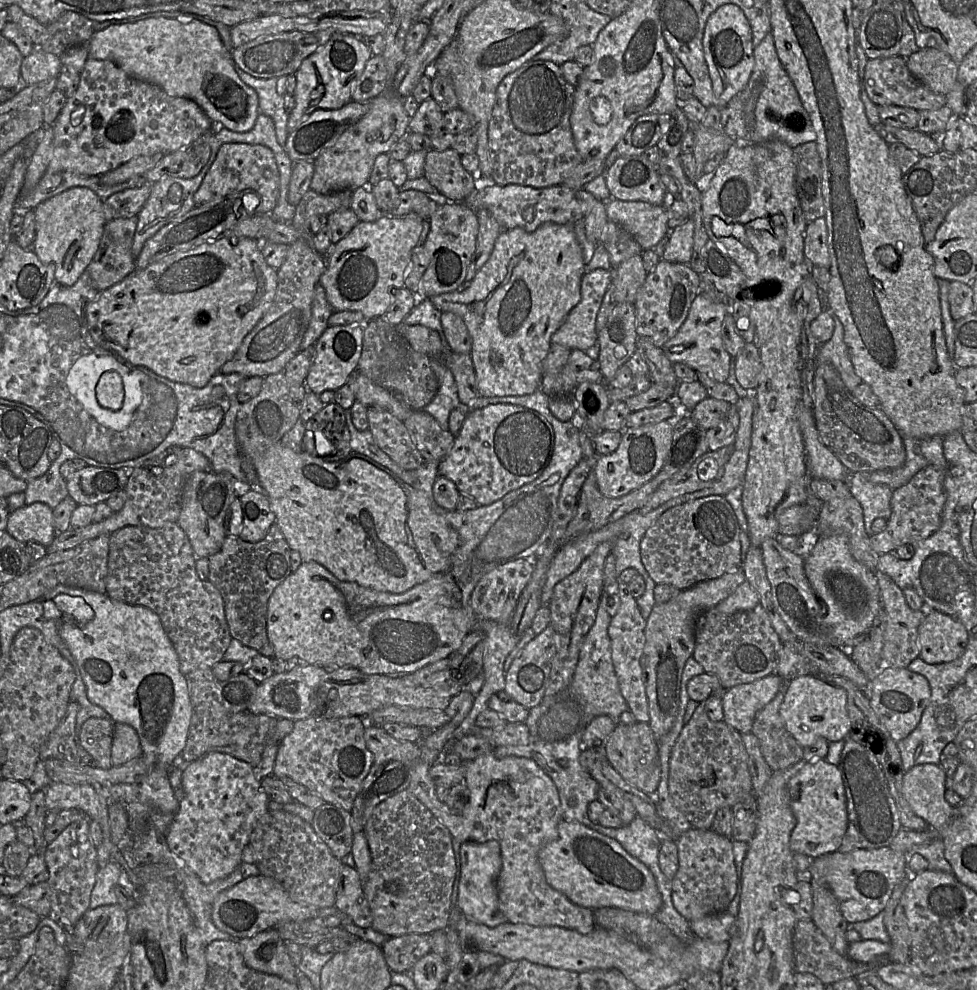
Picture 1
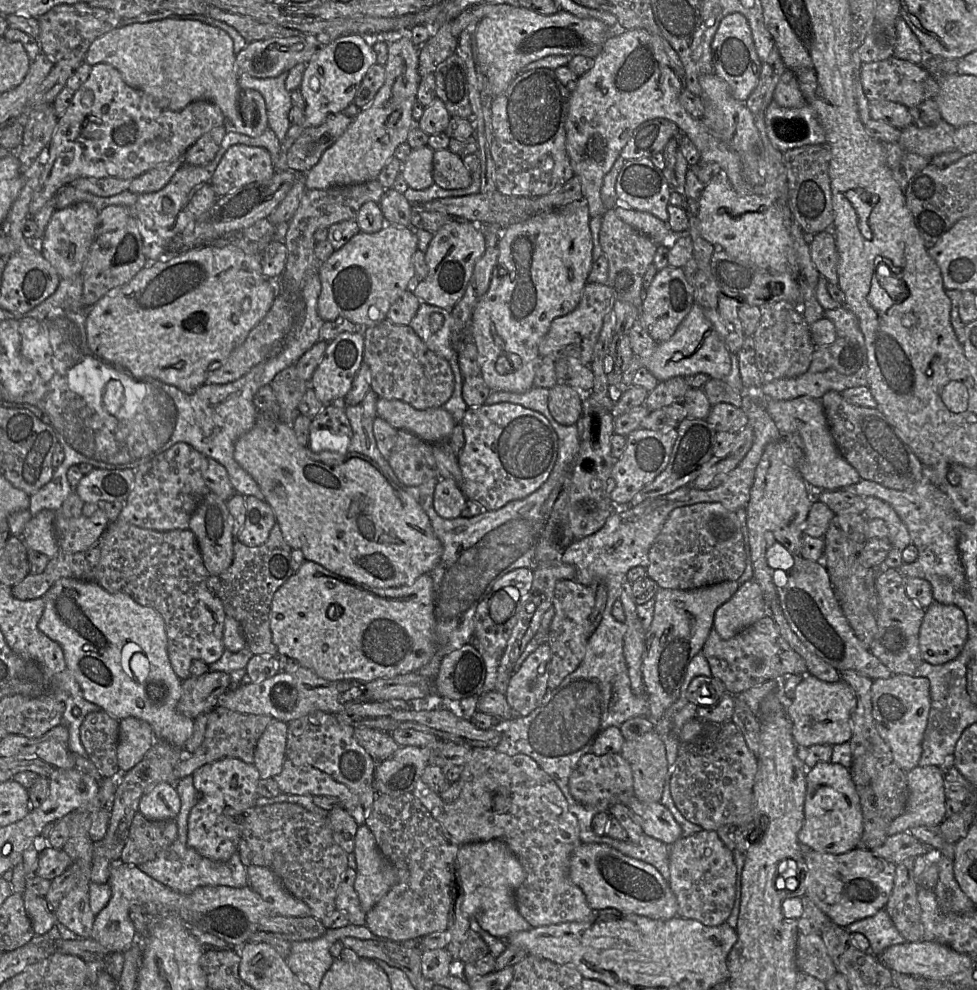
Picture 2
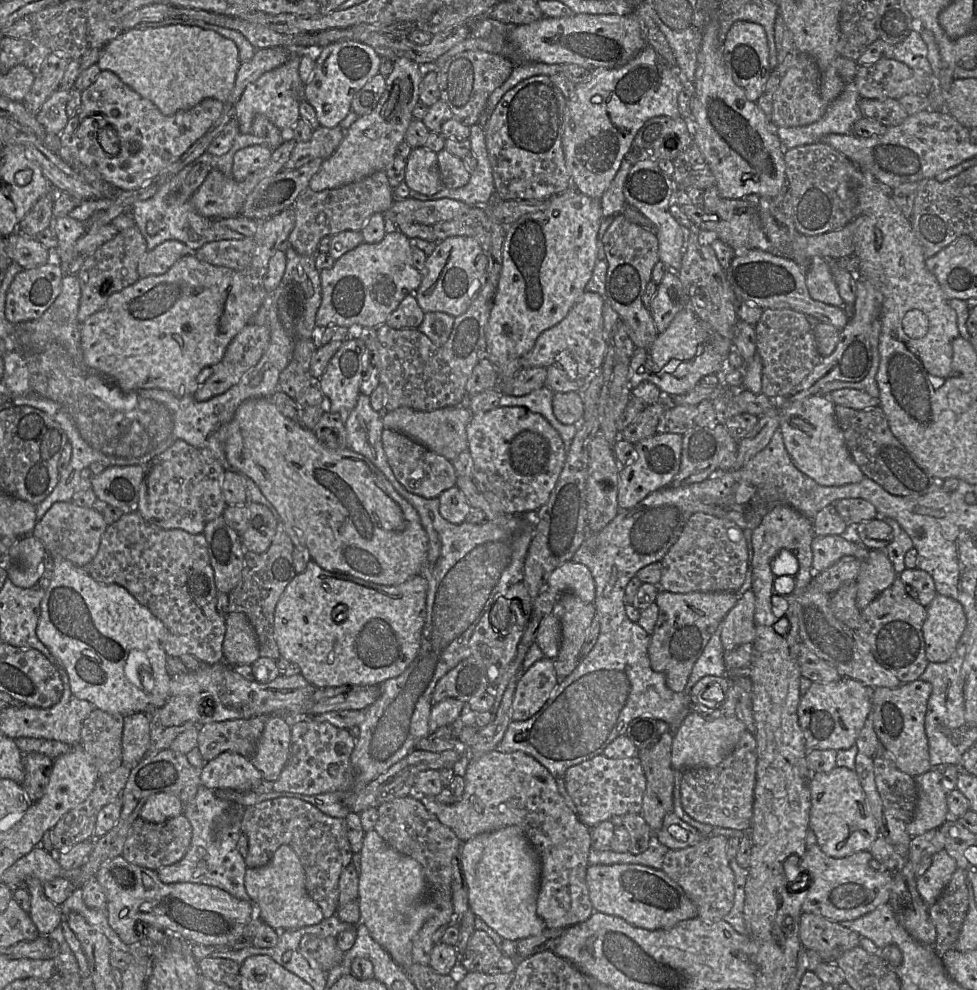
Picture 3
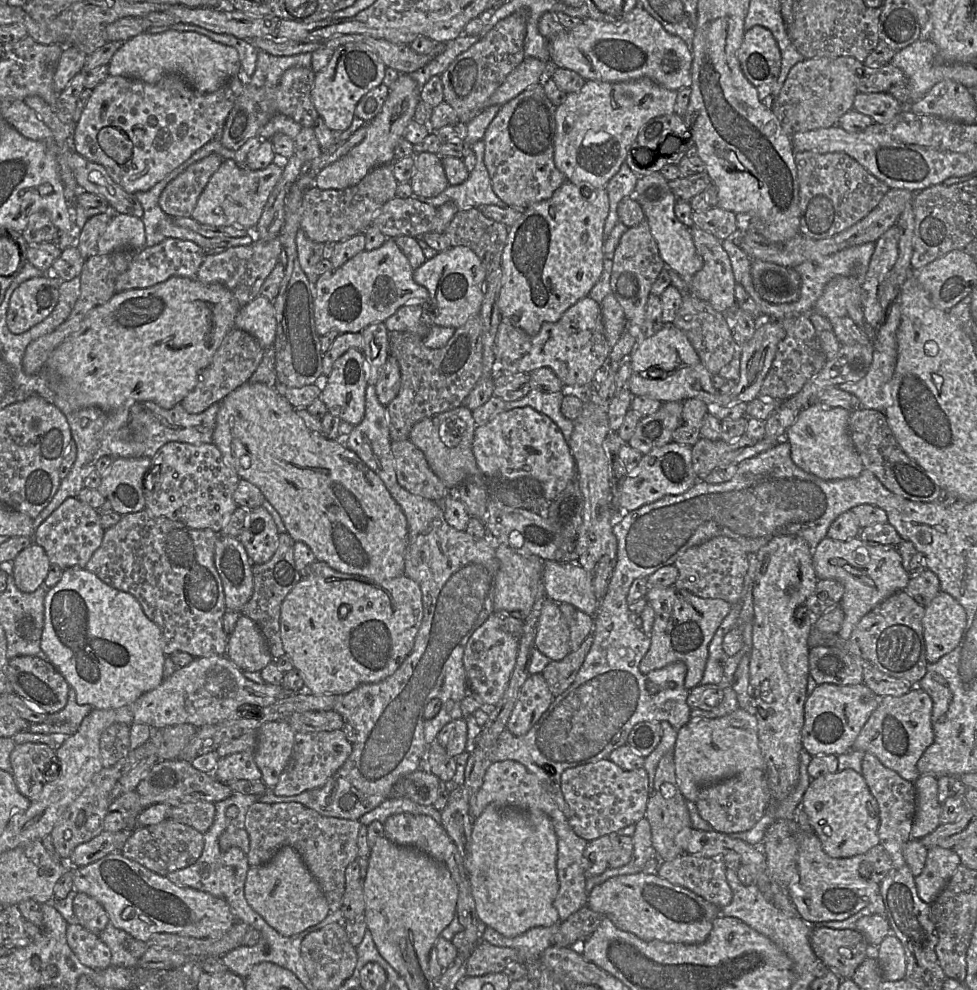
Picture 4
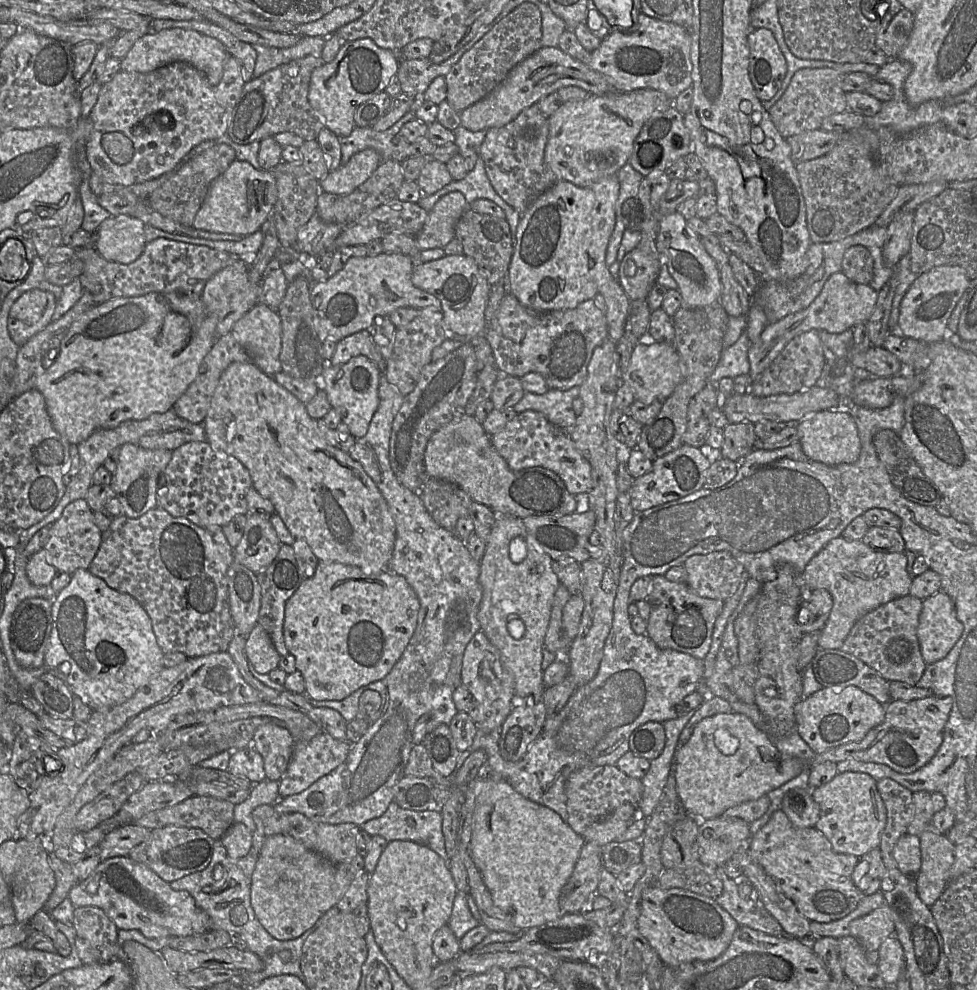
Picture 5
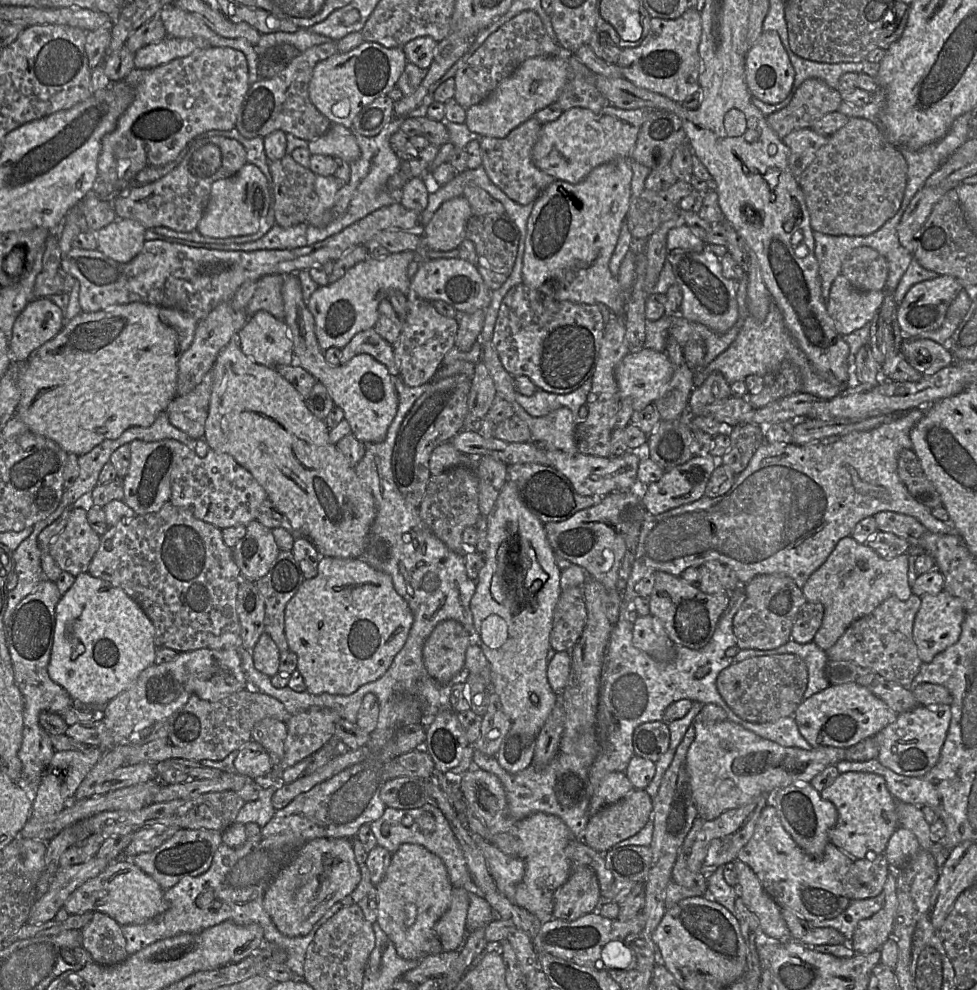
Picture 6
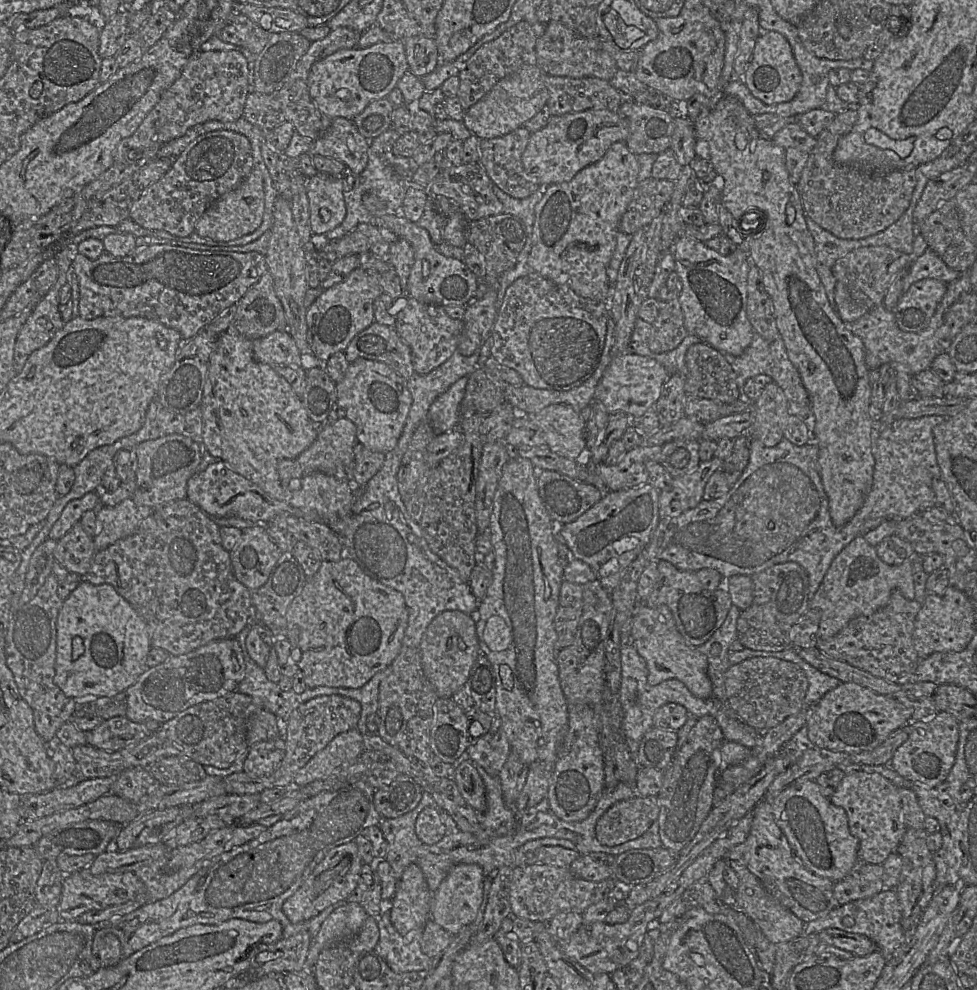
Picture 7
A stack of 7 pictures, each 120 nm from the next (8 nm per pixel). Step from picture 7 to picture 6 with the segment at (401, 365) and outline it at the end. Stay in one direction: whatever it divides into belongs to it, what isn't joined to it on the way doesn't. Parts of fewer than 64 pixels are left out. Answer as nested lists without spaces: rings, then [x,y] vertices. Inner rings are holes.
[[[373,328],[357,333],[341,349],[340,364],[348,363],[358,354],[372,356],[386,366],[391,376],[399,376],[399,370],[394,359],[393,345],[384,340]]]

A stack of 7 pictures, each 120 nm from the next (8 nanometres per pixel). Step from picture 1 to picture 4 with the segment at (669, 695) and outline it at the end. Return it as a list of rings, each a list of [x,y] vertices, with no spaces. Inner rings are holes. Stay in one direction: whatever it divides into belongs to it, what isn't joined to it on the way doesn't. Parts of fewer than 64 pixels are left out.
[[[674,585],[649,586],[645,597],[655,612],[655,618],[650,633],[650,648],[640,662],[640,671],[646,674],[682,661],[687,666],[684,686],[691,690],[703,676],[709,643],[724,617],[731,611],[732,605],[722,599],[698,597]]]

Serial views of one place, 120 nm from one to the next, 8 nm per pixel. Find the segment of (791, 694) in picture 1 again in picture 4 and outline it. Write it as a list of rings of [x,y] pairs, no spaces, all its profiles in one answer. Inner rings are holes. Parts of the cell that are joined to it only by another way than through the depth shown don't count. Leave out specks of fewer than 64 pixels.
[[[865,683],[840,686],[820,684],[806,698],[804,703],[804,724],[801,741],[804,750],[812,757],[819,755],[841,755],[852,749],[860,731],[877,709],[881,697]]]

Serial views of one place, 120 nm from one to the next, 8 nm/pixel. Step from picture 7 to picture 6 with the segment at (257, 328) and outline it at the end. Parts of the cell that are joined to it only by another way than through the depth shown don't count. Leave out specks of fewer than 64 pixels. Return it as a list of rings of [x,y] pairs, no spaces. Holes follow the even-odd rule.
[[[269,274],[257,281],[257,288],[246,308],[247,315],[251,317],[256,312],[264,310],[279,320],[285,318],[282,297],[283,275]]]

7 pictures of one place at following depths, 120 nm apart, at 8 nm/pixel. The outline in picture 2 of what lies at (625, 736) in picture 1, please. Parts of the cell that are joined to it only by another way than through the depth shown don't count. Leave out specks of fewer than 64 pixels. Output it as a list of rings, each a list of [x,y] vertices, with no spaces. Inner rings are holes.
[[[654,731],[636,740],[626,740],[620,755],[629,763],[633,775],[634,795],[643,802],[660,802],[669,764],[663,741]]]

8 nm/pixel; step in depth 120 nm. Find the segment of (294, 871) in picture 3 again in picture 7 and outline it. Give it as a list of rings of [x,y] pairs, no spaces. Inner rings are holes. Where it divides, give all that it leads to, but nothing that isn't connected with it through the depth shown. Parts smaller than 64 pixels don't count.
[[[354,841],[332,848],[299,889],[283,903],[283,913],[291,923],[298,924],[318,915],[330,905],[344,901],[360,881],[362,864]]]

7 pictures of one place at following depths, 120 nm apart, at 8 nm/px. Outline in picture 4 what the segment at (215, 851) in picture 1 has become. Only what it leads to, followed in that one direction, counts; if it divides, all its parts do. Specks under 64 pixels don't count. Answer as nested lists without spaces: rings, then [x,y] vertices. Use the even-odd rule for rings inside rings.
[[[234,753],[221,757],[213,772],[223,783],[234,780],[261,780],[262,773],[257,766],[254,753]]]

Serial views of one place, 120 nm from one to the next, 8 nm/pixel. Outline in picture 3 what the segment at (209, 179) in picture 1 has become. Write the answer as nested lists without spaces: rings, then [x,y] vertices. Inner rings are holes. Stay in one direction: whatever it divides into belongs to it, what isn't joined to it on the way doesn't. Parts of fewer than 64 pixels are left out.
[[[265,144],[252,145],[238,150],[233,157],[231,177],[236,181],[246,179],[268,163],[272,150]]]

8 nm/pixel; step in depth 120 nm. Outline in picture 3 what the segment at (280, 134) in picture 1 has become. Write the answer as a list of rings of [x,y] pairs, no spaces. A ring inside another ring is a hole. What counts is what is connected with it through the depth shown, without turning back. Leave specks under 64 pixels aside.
[[[291,54],[285,63],[264,73],[255,82],[246,86],[234,106],[234,117],[239,123],[240,133],[251,134],[255,115],[263,114],[280,130],[284,142],[294,138],[294,125],[301,117],[299,104],[304,99],[305,88],[299,76],[301,57],[299,54]]]

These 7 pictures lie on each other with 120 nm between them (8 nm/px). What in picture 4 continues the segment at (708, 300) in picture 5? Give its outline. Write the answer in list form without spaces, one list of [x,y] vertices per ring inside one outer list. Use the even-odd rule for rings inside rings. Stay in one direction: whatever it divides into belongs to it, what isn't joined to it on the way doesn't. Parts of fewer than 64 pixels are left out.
[[[660,172],[639,176],[633,197],[642,207],[662,260],[683,279],[688,279],[702,268],[703,259],[696,250],[690,228],[680,222],[675,215],[677,200],[668,182]]]

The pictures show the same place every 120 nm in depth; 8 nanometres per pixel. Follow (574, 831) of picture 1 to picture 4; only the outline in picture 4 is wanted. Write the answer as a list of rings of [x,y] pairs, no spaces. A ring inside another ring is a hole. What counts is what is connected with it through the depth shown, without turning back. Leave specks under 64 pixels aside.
[[[643,871],[611,877],[595,886],[588,895],[588,907],[594,912],[608,917],[621,930],[629,932],[644,941],[668,943],[700,944],[709,936],[713,921],[721,915],[721,910],[687,888],[674,885],[656,874]]]

